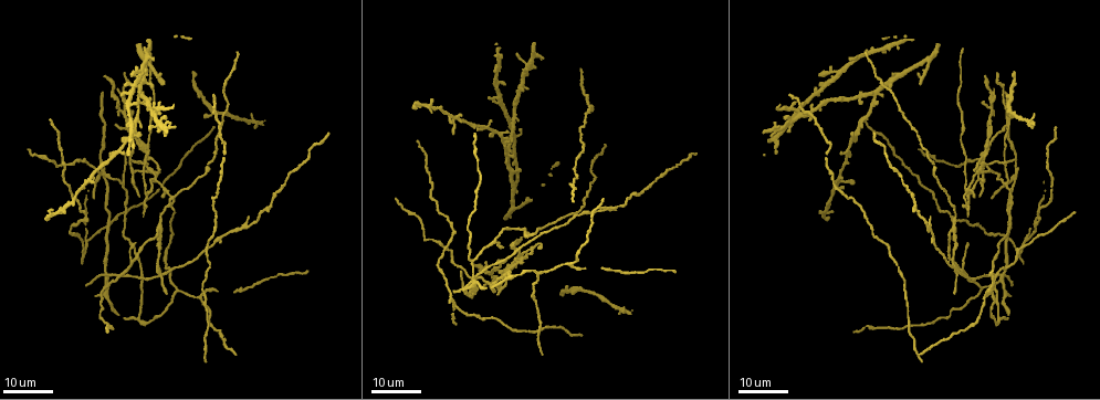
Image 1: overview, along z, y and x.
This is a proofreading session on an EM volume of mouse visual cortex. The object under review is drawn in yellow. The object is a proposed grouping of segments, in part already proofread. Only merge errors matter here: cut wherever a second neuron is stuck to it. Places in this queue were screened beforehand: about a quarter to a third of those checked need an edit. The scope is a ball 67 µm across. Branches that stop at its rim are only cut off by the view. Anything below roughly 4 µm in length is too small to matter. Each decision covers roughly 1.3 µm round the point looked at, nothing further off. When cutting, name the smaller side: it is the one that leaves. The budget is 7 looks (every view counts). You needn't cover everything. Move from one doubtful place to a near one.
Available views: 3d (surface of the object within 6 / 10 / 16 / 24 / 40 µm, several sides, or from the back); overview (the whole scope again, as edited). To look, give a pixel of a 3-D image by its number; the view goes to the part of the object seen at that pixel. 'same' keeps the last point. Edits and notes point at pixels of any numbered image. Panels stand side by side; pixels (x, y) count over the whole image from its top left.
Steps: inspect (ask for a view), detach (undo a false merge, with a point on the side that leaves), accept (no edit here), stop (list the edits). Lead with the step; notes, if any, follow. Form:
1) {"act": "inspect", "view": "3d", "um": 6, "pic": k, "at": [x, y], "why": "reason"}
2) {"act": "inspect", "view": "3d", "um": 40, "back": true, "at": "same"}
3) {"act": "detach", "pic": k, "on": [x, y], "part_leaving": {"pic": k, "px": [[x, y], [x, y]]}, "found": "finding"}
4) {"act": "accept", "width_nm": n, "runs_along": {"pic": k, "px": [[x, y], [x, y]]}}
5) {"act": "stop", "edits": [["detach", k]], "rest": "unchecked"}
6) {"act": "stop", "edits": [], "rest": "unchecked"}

{"act": "inspect", "view": "3d", "um": 16, "pic": 1, "at": [493, 244], "why": "branch point"}

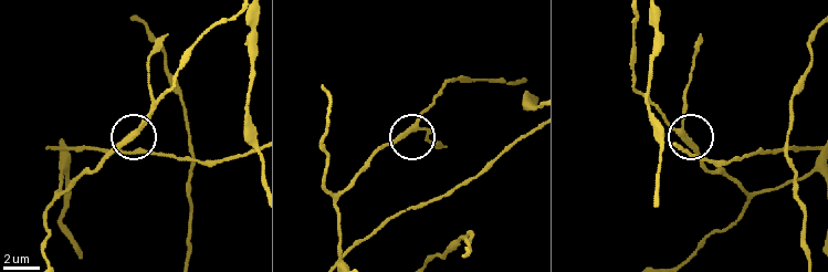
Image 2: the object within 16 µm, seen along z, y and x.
{"act": "inspect", "view": "3d", "um": 10, "pic": 2, "at": [680, 129]}

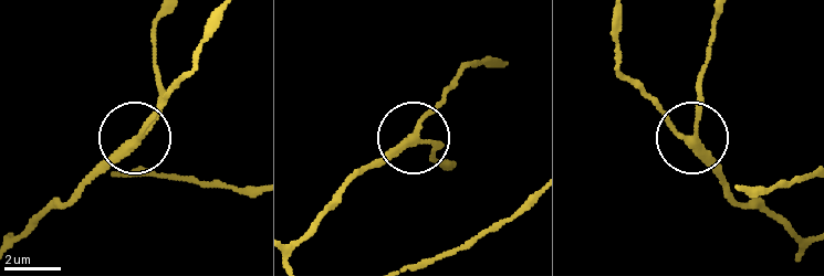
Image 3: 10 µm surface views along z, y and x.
{"act": "accept", "arms": 3, "runs_along": {"pic": 3, "px": [[812, 239], [748, 208], [721, 183], [695, 138], [698, 76]]}, "found": "continuous, no second neuron"}

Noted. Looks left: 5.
{"act": "inspect", "view": "3d", "um": 24, "pic": 1, "at": [985, 297], "why": "a fork"}

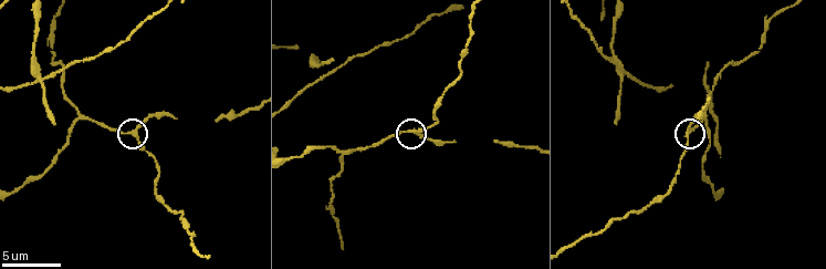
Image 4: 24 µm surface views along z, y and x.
{"act": "inspect", "view": "3d", "um": 10, "pic": 4, "at": [133, 134]}

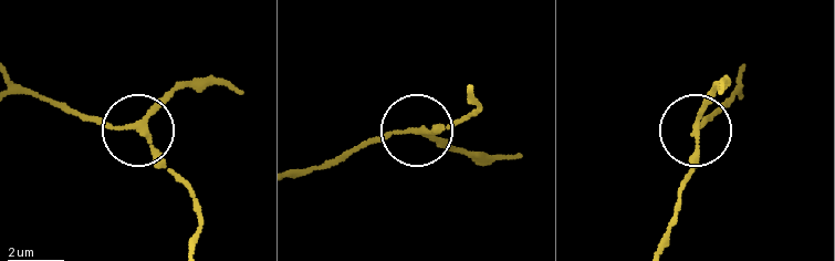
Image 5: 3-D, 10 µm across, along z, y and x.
{"act": "inspect", "view": "3d", "um": 6, "pic": 5, "at": [423, 129]}

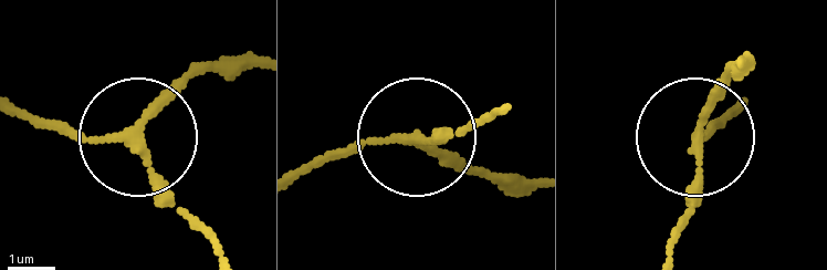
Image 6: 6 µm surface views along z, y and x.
{"act": "accept", "side_arm_um": 26, "arms": 3, "found": "continuous, no second neuron"}

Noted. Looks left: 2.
{"act": "inspect", "view": "3d", "um": 24, "pic": 1, "at": [437, 266], "why": "calibre changes"}

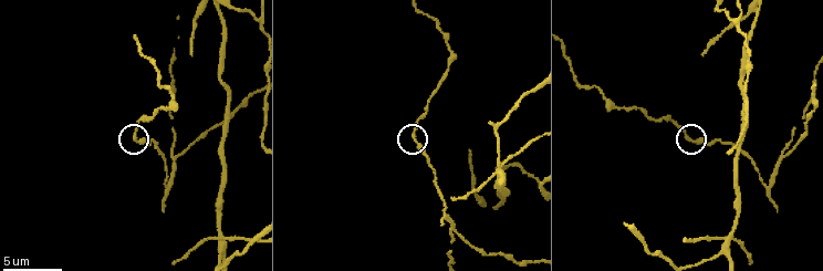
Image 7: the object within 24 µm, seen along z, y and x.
{"act": "inspect", "view": "3d", "um": 6, "pic": 7, "at": [685, 138]}

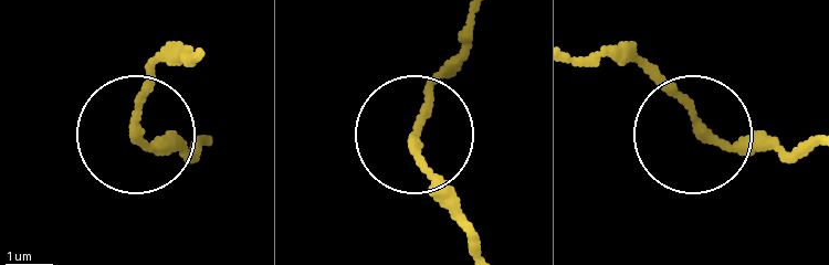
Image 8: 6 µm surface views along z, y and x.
{"act": "accept", "found": "all the same neuron"}

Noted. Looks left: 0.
{"act": "stop", "edits": [], "rest": "unchecked"}

